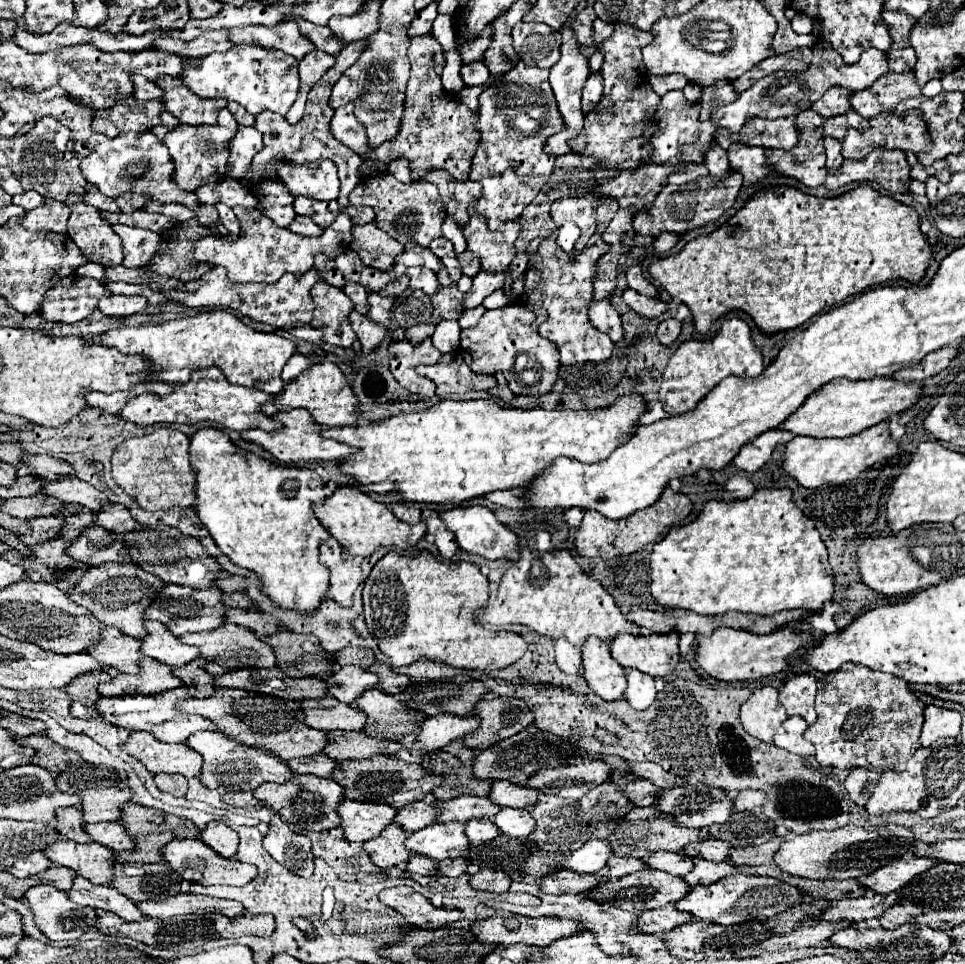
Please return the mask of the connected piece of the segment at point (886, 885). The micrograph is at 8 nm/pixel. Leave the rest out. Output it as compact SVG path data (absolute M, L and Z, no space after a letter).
M908 857L908 859L896 859L888 865L876 869L868 877L860 879L860 885L874 891L874 893L892 893L902 889L908 881L912 881L918 873L924 873L936 865L934 861L926 861L924 857Z

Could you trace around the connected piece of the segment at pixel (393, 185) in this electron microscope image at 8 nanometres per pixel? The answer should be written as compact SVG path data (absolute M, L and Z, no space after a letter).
M370 177L362 179L358 187L350 193L350 205L366 205L372 207L376 213L376 225L378 229L386 231L392 239L406 245L408 241L418 243L420 247L430 247L432 239L442 237L442 223L446 219L446 211L442 209L442 199L438 195L438 189L428 183L400 183L396 177Z

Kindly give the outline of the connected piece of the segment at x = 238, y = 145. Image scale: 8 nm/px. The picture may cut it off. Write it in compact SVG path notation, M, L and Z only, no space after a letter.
M238 127L238 137L230 143L228 157L228 177L238 179L246 169L250 169L252 157L262 149L262 133L254 127Z

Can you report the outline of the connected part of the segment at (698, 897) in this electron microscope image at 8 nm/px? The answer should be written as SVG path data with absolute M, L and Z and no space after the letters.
M732 873L712 885L696 885L692 887L678 903L678 911L690 913L694 919L710 921L716 925L740 925L746 923L748 919L762 919L762 917L772 917L778 915L780 911L786 911L792 905L802 903L802 893L800 889L772 879L772 877L750 877L742 873Z

